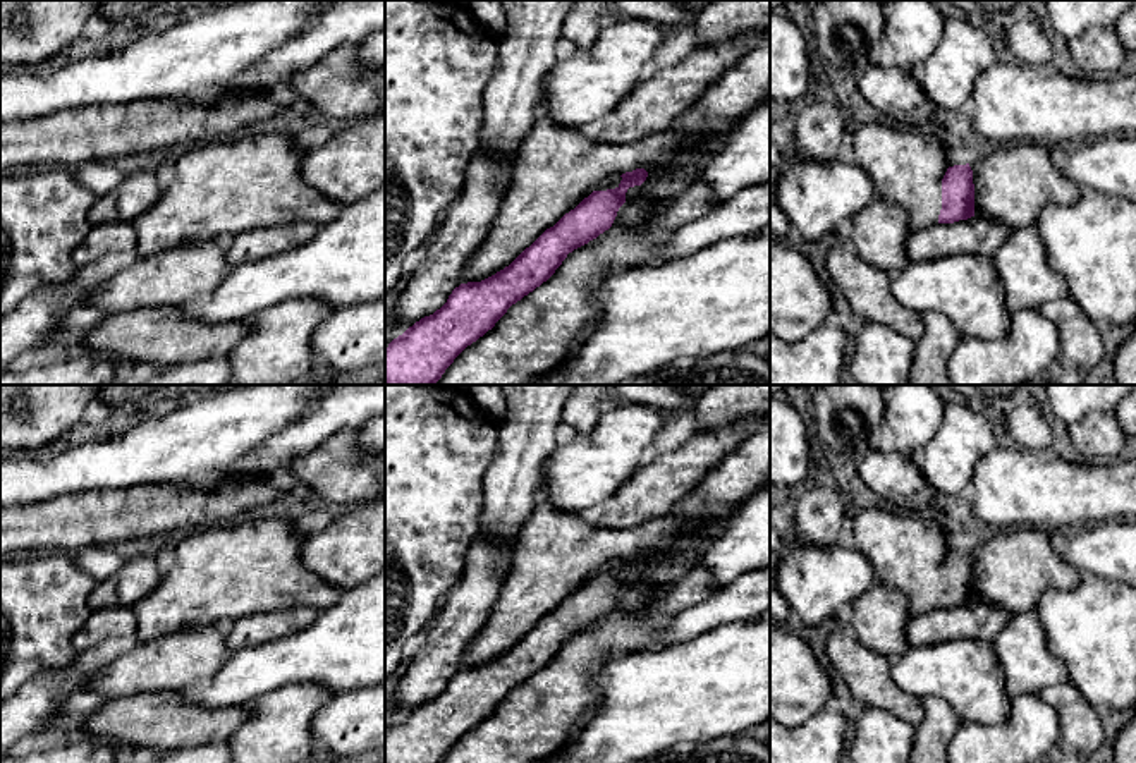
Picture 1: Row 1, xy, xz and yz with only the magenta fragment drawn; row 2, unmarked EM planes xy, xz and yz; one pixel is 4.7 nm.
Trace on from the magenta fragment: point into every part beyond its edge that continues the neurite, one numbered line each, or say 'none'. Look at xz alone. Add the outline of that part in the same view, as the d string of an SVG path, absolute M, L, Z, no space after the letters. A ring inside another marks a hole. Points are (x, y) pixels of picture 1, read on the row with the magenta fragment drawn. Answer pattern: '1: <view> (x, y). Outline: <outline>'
1: xz (557, 167). Outline: M540 113L516 156L498 215L462 282L481 282L509 266L605 179L663 165L686 144L687 136L670 129L629 144L608 144L593 139L586 127L559 125Z

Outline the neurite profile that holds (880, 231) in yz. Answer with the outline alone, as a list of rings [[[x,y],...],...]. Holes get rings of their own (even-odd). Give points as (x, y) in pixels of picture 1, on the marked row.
[[[873,199],[851,220],[852,235],[847,244],[870,265],[889,277],[901,272],[909,261],[906,241],[911,234],[909,213],[897,203]]]

